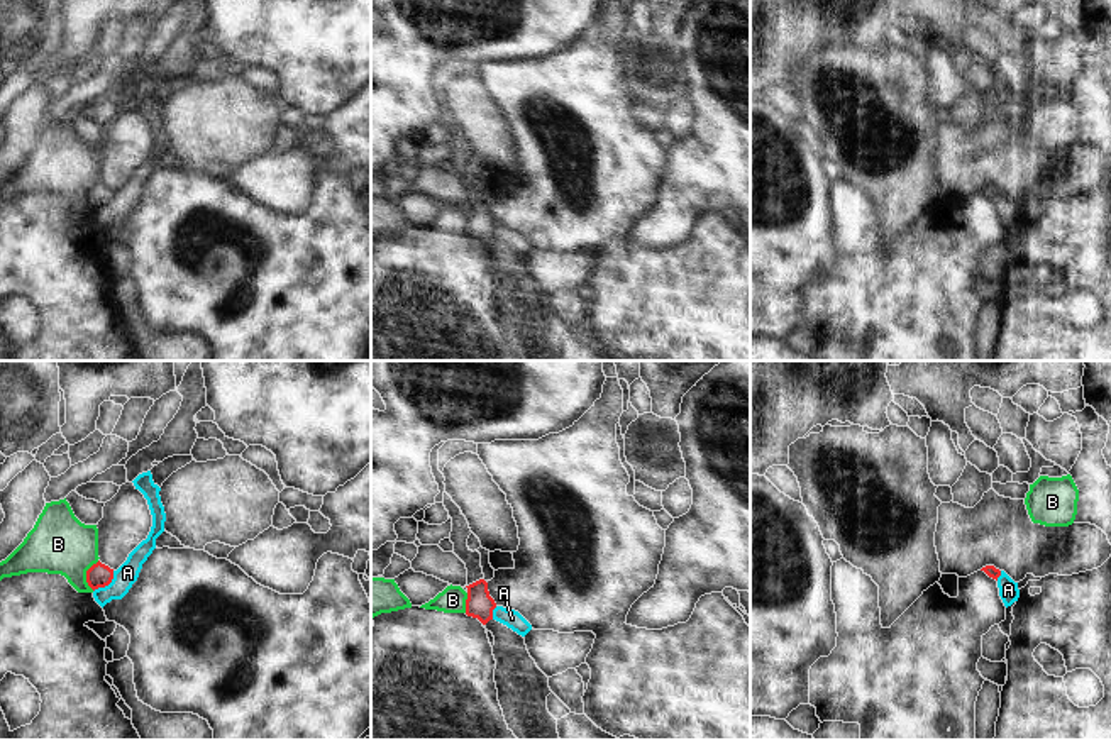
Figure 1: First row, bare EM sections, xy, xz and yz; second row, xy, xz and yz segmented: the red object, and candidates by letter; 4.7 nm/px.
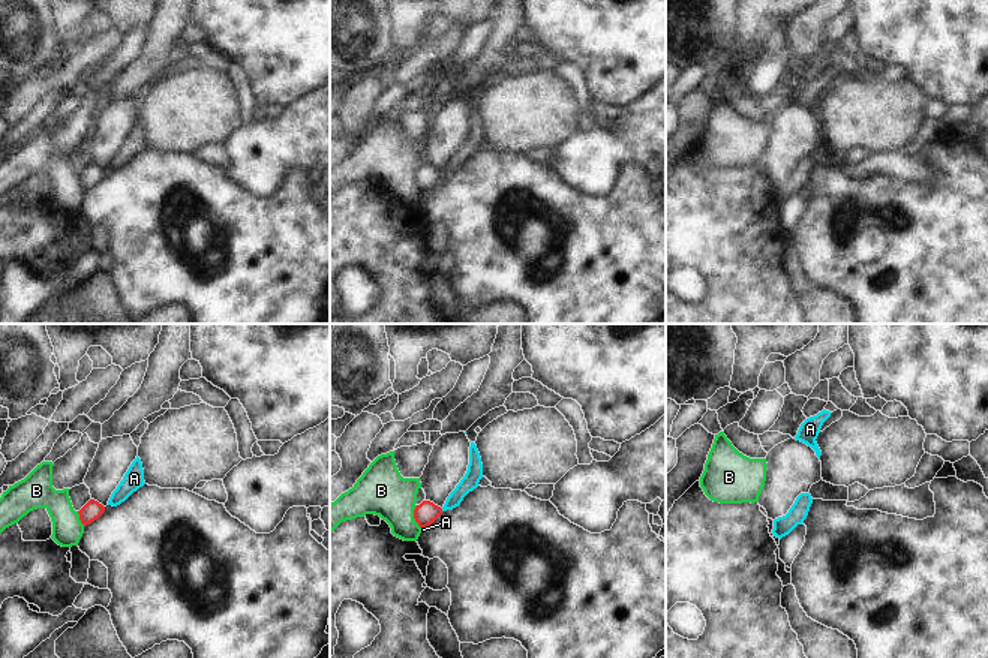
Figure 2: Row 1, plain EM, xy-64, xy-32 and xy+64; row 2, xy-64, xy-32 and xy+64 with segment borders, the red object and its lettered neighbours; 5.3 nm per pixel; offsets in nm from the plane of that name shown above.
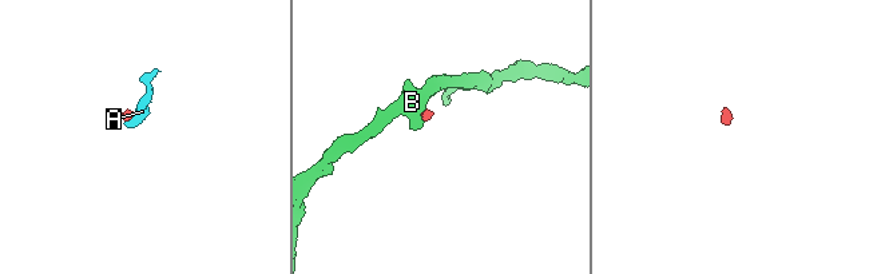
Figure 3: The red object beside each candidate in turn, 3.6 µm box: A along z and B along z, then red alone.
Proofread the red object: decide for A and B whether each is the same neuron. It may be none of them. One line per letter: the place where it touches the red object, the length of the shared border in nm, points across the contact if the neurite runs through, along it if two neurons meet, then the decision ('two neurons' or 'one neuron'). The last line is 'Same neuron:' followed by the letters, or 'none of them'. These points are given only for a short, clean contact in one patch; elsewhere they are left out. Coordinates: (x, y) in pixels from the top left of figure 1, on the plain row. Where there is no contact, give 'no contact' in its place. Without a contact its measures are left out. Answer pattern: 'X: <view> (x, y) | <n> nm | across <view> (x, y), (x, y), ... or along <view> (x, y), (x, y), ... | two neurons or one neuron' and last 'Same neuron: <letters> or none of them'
A: xy (107, 205) | 140 nm | along xy (114, 192), (114, 198), (93, 212) | two neurons
B: xy (87, 195) | 150 nm | along xy (99, 182), (87, 192), (87, 205), (92, 210) | two neurons
Same neuron: none of them

